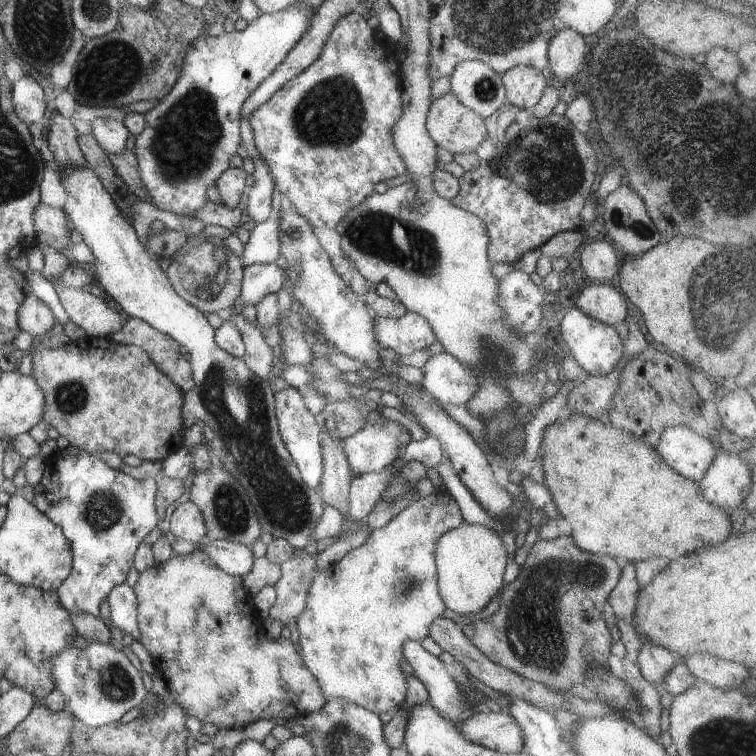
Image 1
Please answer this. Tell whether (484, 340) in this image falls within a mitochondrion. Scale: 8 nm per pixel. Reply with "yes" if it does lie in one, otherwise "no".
yes

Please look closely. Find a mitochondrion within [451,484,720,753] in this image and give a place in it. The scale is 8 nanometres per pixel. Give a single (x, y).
(533, 631)

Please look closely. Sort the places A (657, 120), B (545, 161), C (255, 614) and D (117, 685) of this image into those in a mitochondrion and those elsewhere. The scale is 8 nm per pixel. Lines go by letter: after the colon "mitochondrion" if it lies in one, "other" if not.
A: mitochondrion
B: mitochondrion
C: other
D: mitochondrion

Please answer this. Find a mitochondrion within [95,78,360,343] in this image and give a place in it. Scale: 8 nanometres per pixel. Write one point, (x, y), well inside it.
(184, 143)

